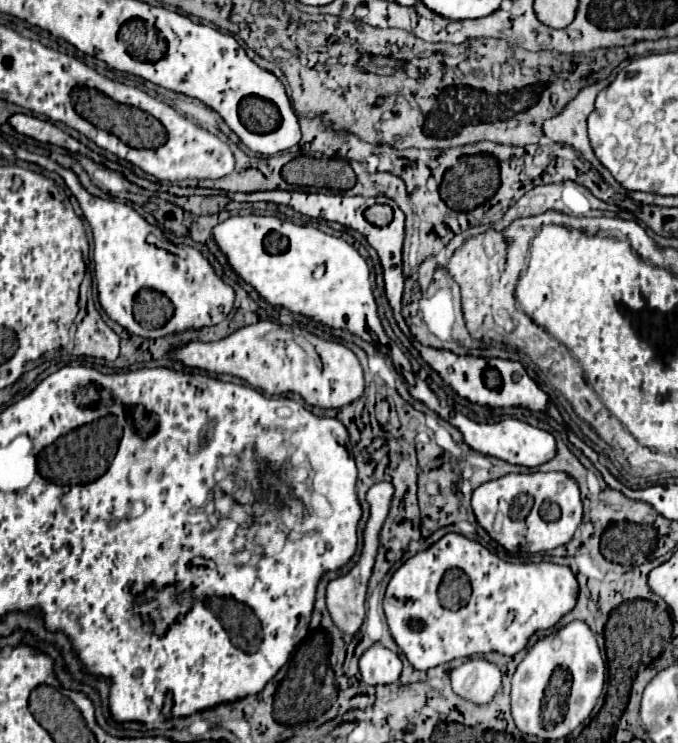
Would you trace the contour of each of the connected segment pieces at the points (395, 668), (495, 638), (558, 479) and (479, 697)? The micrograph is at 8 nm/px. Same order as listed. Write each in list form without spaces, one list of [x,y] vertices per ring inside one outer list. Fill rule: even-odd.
[[[384,646],[368,648],[360,658],[362,680],[370,686],[394,684],[400,678],[400,672],[402,672],[402,660],[398,658],[398,654],[390,652]]]
[[[446,534],[426,552],[416,554],[392,576],[386,596],[384,612],[388,620],[390,634],[398,648],[404,652],[408,662],[416,670],[430,670],[438,664],[450,662],[454,658],[466,658],[472,654],[498,652],[504,656],[516,656],[526,648],[528,638],[538,630],[552,628],[564,614],[568,614],[578,600],[578,580],[568,566],[538,562],[538,564],[516,564],[500,560],[496,554],[488,552],[474,540],[468,540],[460,534]],[[460,568],[470,576],[472,596],[468,604],[460,610],[446,610],[438,604],[438,584],[446,570]]]
[[[532,472],[532,474],[506,474],[498,480],[484,482],[472,494],[472,510],[476,522],[488,532],[492,540],[508,552],[544,552],[564,546],[572,540],[582,520],[582,500],[578,484],[564,472]]]
[[[468,660],[450,672],[452,690],[472,704],[488,704],[500,690],[500,668],[486,660]]]

